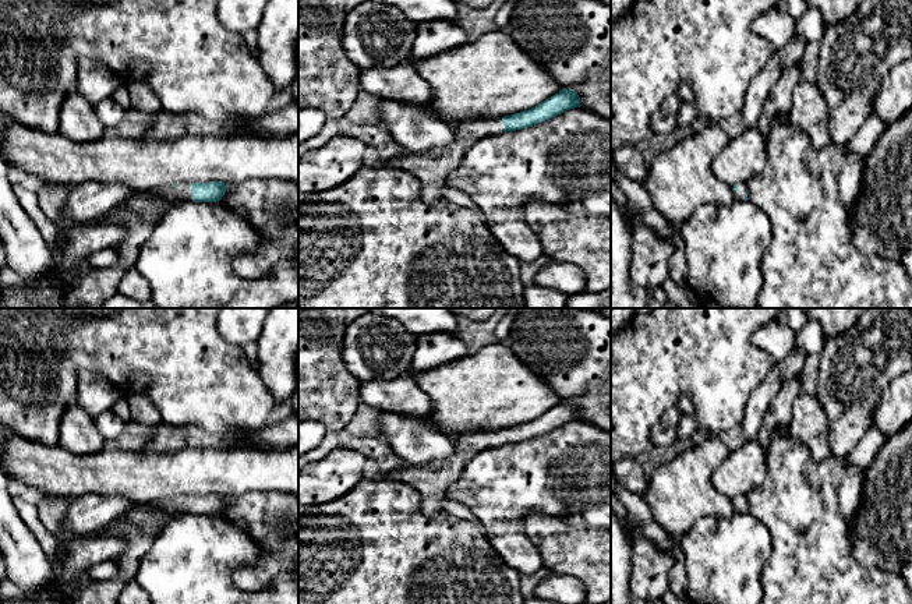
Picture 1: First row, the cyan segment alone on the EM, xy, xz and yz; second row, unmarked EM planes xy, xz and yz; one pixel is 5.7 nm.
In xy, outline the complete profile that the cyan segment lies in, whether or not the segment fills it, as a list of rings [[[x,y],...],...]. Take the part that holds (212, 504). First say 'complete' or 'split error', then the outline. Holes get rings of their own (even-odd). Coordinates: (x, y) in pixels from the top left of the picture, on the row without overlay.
split error; [[[209,494],[209,495],[185,495],[167,499],[156,499],[148,502],[158,511],[167,513],[185,513],[192,512],[195,515],[218,515],[226,506],[227,495]]]

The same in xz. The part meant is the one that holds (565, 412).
split error; [[[561,402],[558,406],[529,423],[503,428],[466,434],[453,441],[455,455],[445,460],[432,460],[421,465],[406,465],[393,469],[386,477],[413,487],[421,497],[420,509],[428,518],[439,516],[442,505],[449,501],[448,487],[456,483],[466,463],[481,451],[501,444],[516,444],[549,432],[565,423],[580,420],[580,410],[573,402]]]

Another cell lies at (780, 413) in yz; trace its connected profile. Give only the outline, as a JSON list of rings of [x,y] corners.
[[[800,377],[788,379],[767,410],[763,425],[757,434],[757,441],[761,444],[766,453],[768,451],[771,437],[777,428],[782,427],[789,431],[792,405],[800,392]]]

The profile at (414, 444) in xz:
[[[381,412],[377,425],[381,430],[381,437],[386,439],[393,453],[406,465],[445,460],[455,455],[452,439],[424,427],[416,417]]]

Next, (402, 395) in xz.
[[[409,375],[392,381],[360,382],[358,395],[364,403],[379,412],[410,417],[427,417],[432,407],[430,396]]]

